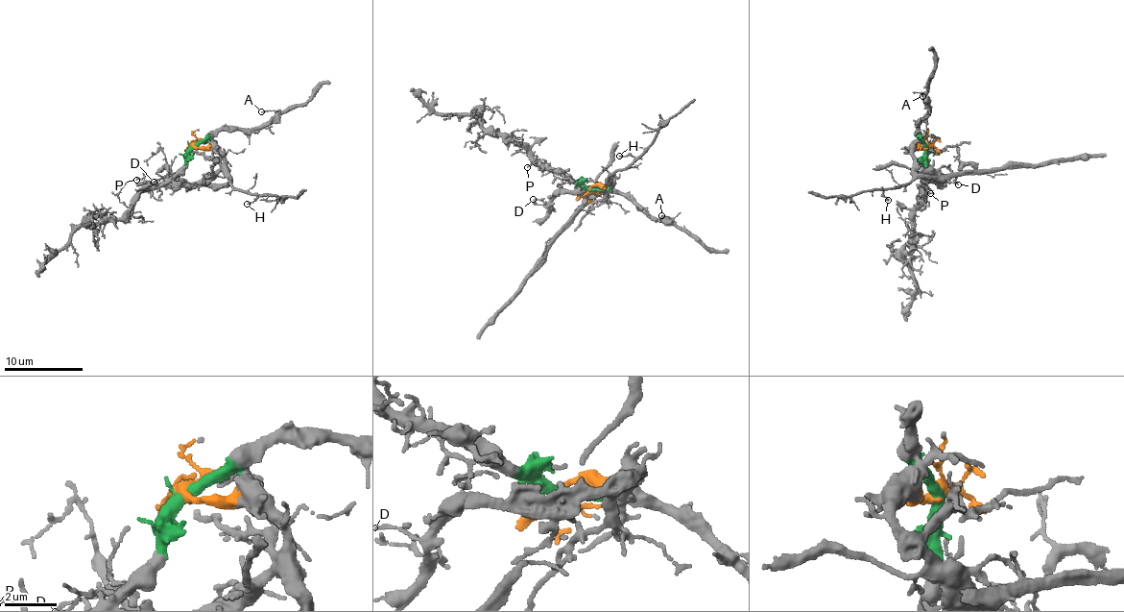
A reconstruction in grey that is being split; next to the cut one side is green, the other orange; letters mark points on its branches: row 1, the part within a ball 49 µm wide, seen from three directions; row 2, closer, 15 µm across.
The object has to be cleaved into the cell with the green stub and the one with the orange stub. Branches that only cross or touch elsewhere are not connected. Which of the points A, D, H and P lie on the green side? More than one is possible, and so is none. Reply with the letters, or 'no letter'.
A, P

